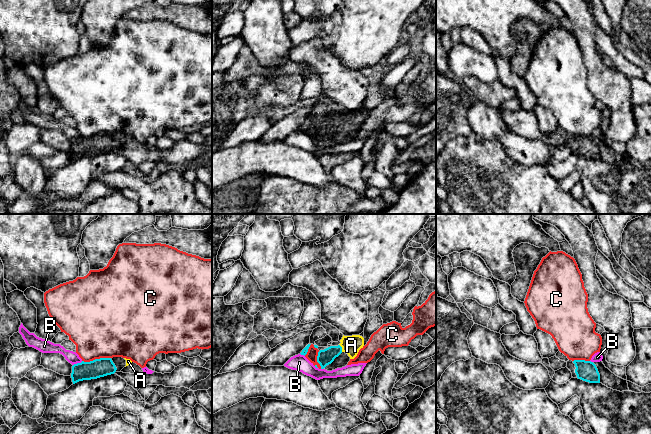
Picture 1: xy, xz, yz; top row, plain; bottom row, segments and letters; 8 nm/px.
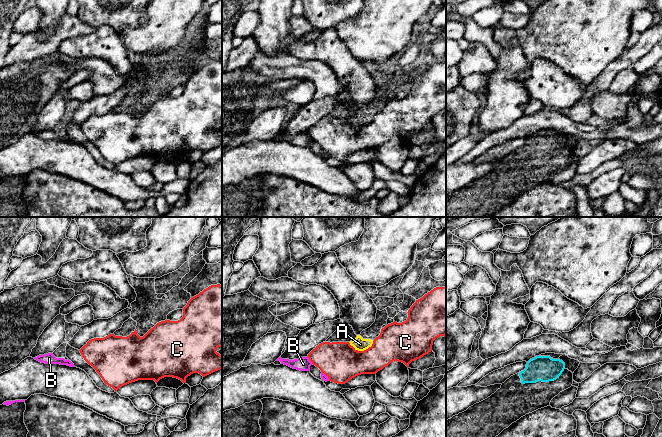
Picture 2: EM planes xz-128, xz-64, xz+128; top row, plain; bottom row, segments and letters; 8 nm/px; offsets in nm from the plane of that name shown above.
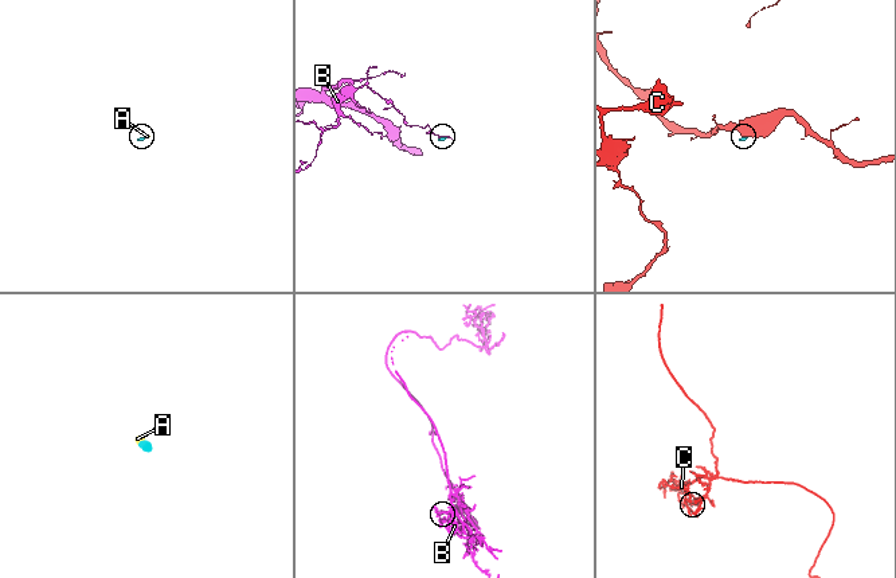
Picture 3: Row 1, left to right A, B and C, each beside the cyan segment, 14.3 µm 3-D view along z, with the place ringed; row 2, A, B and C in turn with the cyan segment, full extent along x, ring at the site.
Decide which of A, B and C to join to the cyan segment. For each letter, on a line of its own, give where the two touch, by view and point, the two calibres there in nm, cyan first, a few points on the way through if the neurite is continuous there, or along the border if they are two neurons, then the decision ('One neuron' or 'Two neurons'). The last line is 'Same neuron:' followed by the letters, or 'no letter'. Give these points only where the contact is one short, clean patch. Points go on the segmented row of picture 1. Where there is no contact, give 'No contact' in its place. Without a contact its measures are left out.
A: Touches cyan at xz (341, 348). Thickness 130 nm (cyan) against 150 nm. One neuron
B: Touches cyan at xy (77, 363). Thickness 150 nm (cyan) against 100 nm. Boundary: xy (82, 361), (73, 365). Two neurons
C: Touches cyan at xy (96, 359). Thickness 150 nm (cyan) against 480 nm. Boundary: xy (110, 357), (82, 361). Two neurons
Same neuron: A

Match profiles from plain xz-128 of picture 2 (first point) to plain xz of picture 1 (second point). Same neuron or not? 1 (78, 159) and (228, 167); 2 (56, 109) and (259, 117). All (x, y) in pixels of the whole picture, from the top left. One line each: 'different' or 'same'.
1: same
2: same

